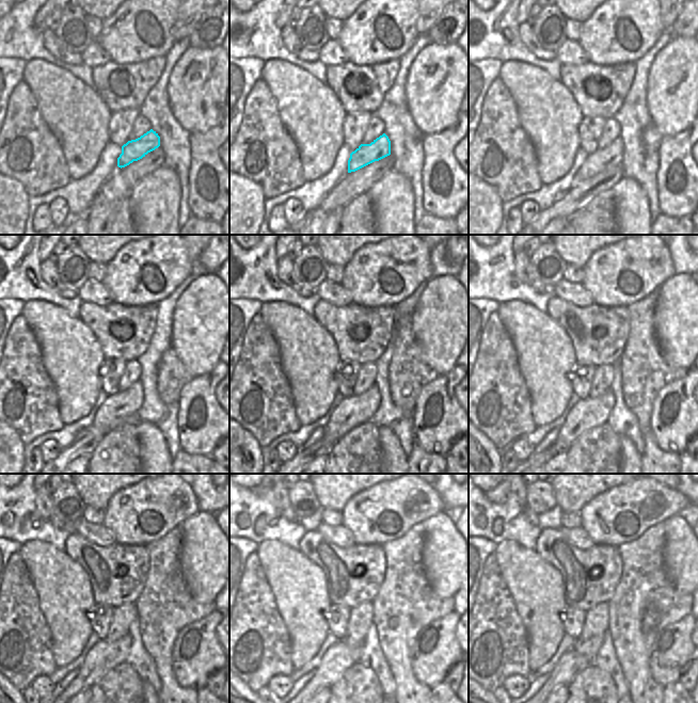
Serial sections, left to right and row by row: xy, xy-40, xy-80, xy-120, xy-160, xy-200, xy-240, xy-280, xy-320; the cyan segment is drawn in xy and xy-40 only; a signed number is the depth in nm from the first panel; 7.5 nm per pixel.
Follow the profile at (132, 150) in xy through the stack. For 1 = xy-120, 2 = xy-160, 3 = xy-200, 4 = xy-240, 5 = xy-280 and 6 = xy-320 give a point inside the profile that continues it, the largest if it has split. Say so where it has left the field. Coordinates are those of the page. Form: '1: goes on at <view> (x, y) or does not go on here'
1: goes on at xy-120 (122, 404)
2: goes on at xy-160 (353, 411)
3: goes on at xy-200 (589, 413)
4: goes on at xy-240 (106, 655)
5: goes on at xy-280 (339, 657)
6: goes on at xy-320 (570, 664)

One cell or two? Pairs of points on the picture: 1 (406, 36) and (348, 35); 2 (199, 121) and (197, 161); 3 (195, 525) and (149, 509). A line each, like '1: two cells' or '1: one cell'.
1: one cell
2: two cells
3: two cells

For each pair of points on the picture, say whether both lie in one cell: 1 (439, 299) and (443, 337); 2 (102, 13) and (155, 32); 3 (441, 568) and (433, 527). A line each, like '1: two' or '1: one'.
1: one
2: two
3: one

